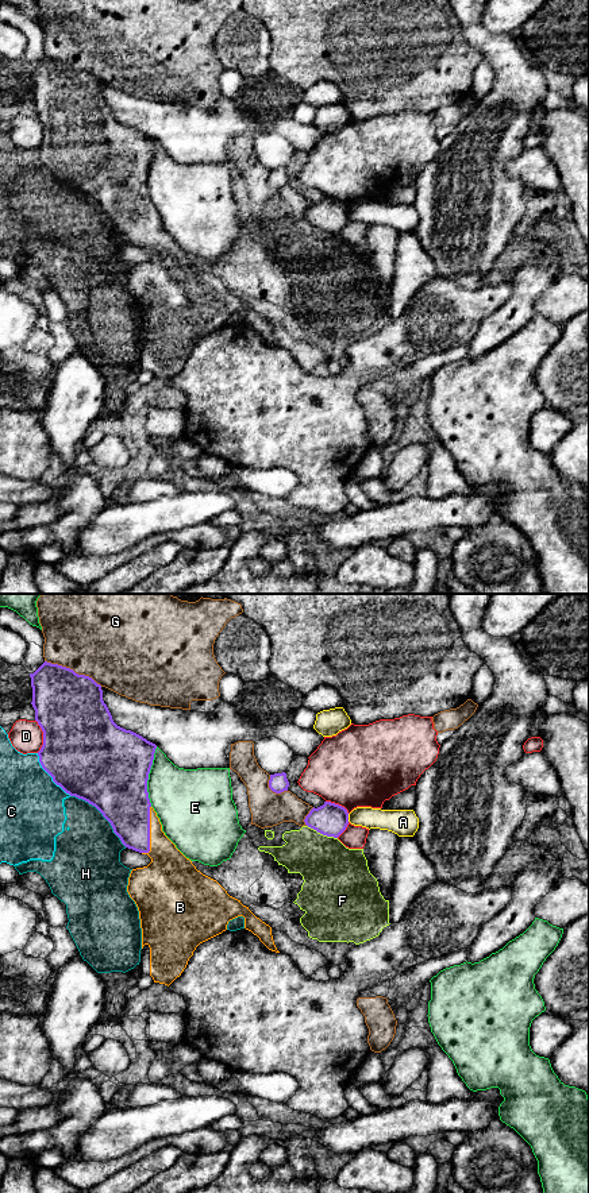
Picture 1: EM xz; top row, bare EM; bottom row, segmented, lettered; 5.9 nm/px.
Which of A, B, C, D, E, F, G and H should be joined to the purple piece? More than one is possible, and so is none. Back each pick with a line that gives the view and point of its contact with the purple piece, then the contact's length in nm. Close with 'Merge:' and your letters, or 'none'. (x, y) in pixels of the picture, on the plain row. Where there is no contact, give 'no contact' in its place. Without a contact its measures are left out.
B: meets purple in xz at (149, 227); contact 300 nm long
Merge: B

